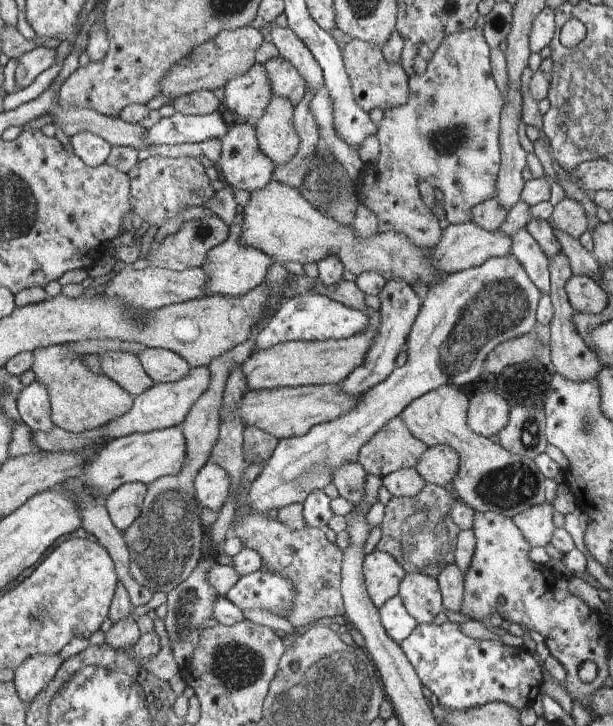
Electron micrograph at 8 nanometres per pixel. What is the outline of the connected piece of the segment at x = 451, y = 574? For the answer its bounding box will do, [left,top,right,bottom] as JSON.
[436,564,465,613]

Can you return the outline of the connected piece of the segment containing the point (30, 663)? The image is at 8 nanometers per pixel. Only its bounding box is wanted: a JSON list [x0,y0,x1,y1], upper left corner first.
[15,655,63,707]

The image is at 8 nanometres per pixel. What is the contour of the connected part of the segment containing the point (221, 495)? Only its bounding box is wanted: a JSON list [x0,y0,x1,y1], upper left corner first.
[195,463,231,513]

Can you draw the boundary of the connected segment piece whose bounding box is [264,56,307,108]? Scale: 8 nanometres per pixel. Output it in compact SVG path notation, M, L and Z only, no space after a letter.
M278 56L268 60L264 68L270 76L274 96L288 98L295 108L307 92L306 81L297 72L296 66L290 65L288 61Z

